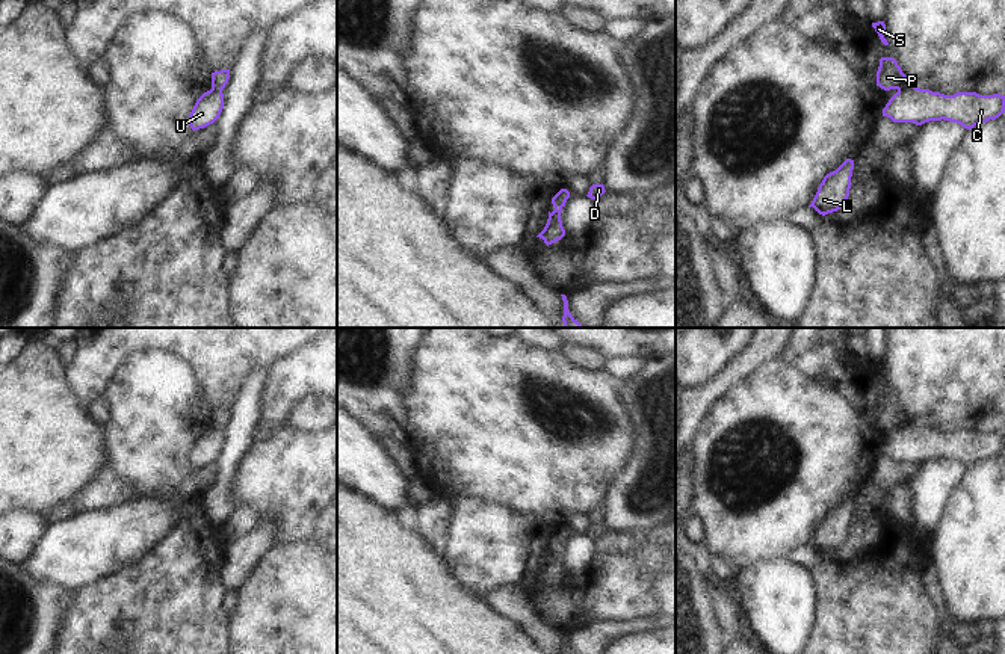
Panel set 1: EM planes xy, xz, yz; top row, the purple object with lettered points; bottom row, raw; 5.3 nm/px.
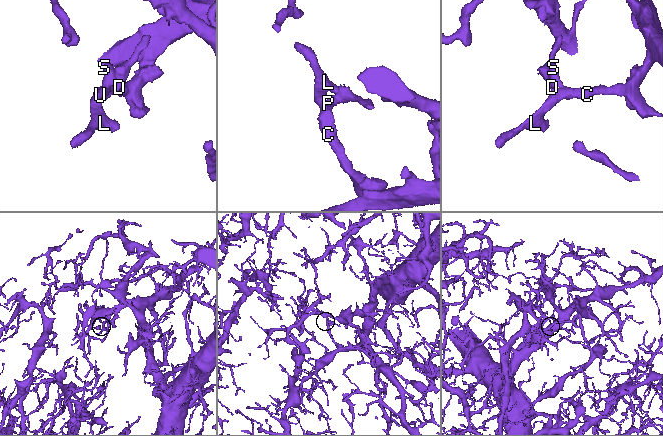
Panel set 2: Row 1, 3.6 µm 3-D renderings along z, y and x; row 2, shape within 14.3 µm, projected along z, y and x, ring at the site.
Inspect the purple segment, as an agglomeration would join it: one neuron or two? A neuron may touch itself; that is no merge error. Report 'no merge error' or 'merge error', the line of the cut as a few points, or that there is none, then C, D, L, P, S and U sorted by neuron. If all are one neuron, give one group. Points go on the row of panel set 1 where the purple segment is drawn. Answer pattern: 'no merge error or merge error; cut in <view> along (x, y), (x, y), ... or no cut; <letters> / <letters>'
merge error; cut in yz along (910, 83), (898, 91); C L U / D P S

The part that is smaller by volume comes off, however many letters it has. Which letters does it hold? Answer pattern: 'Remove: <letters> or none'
Remove: D, P, S

